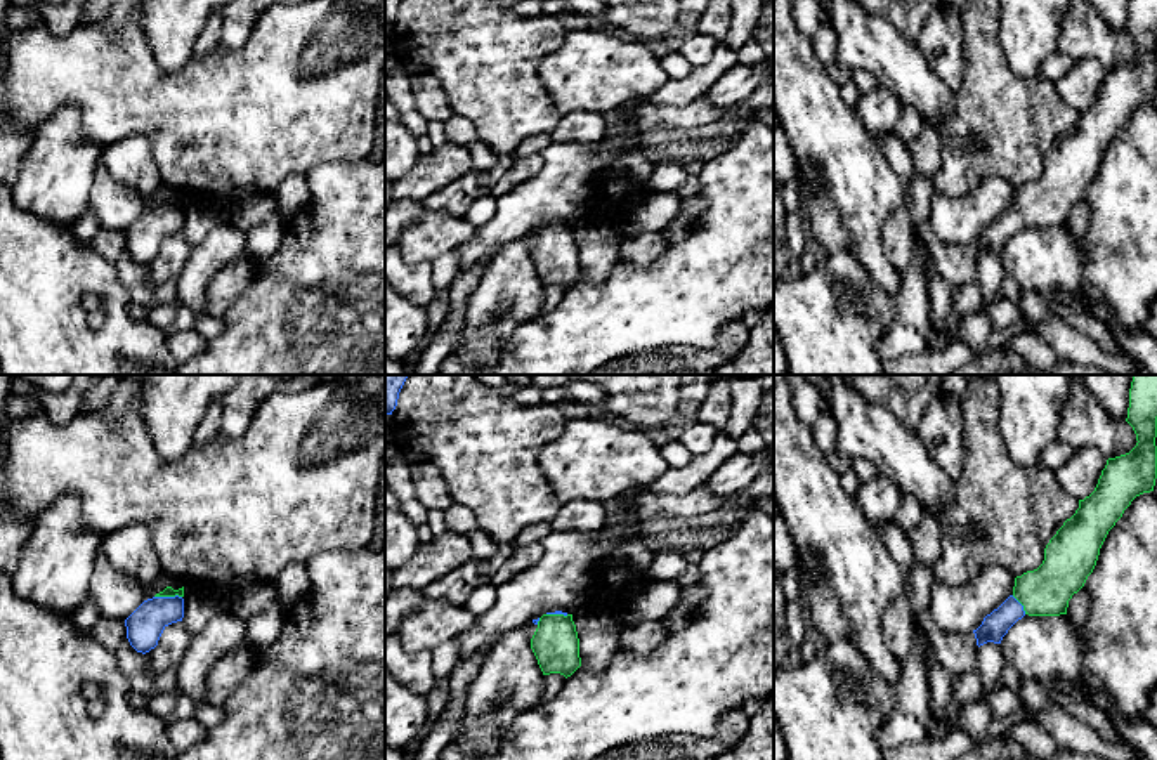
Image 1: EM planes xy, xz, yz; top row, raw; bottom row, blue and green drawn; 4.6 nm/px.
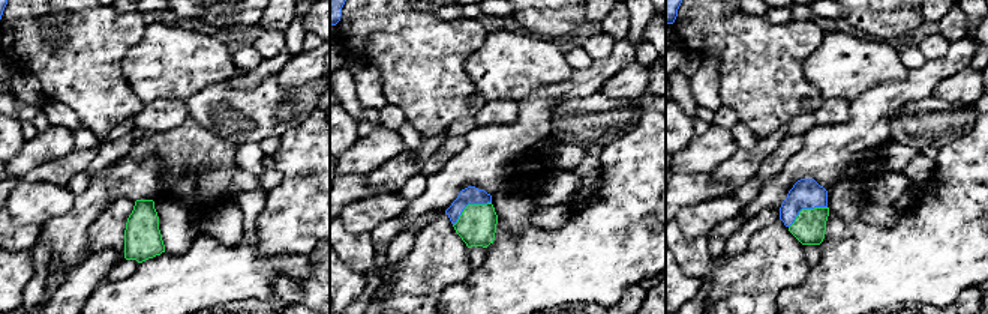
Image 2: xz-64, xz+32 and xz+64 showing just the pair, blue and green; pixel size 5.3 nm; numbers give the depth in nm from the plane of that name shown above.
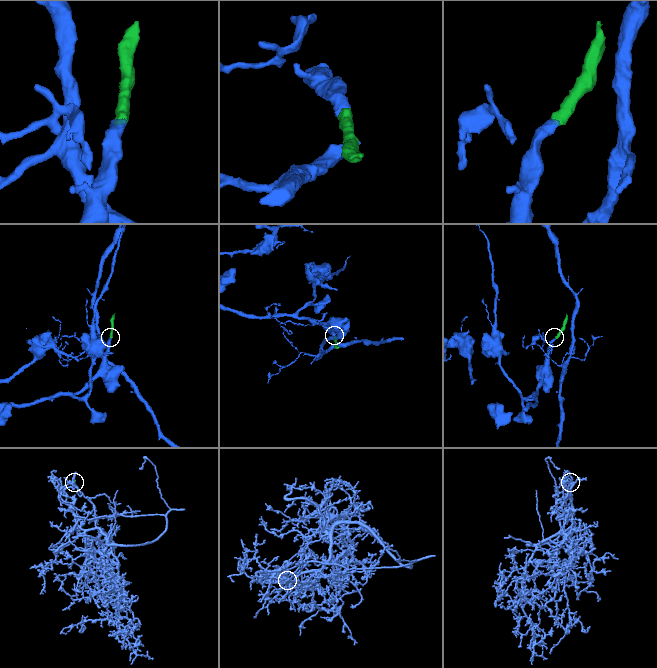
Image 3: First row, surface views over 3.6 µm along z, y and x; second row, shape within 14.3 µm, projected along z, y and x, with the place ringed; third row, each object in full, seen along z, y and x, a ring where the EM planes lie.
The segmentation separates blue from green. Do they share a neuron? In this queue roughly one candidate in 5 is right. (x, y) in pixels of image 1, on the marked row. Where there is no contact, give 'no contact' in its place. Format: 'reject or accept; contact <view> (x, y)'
accept; contact xy (167, 597)

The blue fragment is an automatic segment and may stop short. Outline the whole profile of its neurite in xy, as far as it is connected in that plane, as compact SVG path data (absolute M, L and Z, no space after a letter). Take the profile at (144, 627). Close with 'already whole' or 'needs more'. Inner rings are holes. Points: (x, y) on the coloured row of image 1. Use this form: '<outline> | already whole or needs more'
M167 586L144 600L127 619L127 639L137 652L149 652L158 645L163 630L184 618L184 586Z | needs more

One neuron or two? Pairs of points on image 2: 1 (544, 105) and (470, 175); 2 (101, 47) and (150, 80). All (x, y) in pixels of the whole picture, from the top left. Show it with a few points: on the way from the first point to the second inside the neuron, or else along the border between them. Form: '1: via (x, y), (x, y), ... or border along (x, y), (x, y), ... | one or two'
1: via (526, 123), (507, 143), (498, 146), (488, 156) | one
2: border along (144, 33), (122, 60), (122, 74), (134, 93) | two

